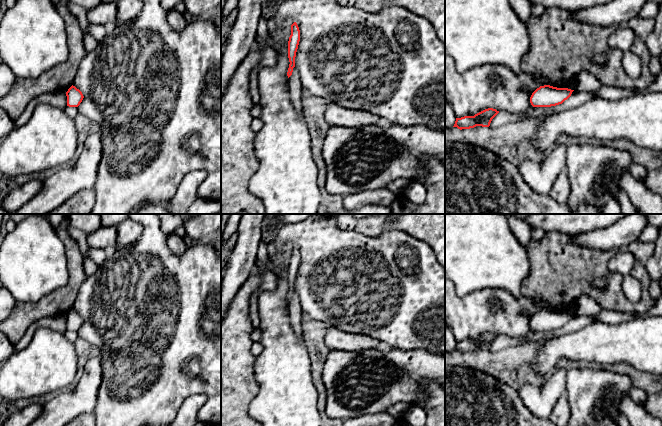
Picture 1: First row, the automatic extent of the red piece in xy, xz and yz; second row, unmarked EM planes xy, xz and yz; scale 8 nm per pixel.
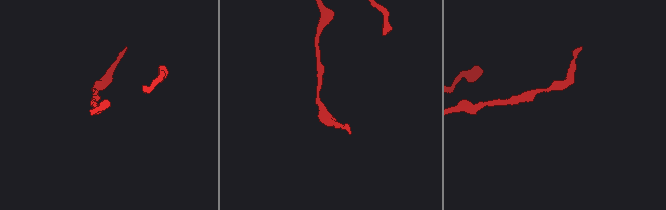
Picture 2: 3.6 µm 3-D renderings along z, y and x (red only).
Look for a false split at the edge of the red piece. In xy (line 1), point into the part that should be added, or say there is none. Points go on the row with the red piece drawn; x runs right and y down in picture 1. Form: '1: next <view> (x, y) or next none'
1: next none

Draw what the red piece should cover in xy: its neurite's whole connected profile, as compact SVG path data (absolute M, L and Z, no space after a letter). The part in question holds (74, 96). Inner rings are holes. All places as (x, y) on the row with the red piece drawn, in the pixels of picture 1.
M73 85L66 92L66 96L69 107L78 107L84 98L82 92Z

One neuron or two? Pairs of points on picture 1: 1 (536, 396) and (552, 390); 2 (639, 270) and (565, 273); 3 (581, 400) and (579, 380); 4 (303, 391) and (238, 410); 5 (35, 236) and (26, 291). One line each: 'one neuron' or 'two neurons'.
1: one neuron
2: one neuron
3: one neuron
4: two neurons
5: one neuron

